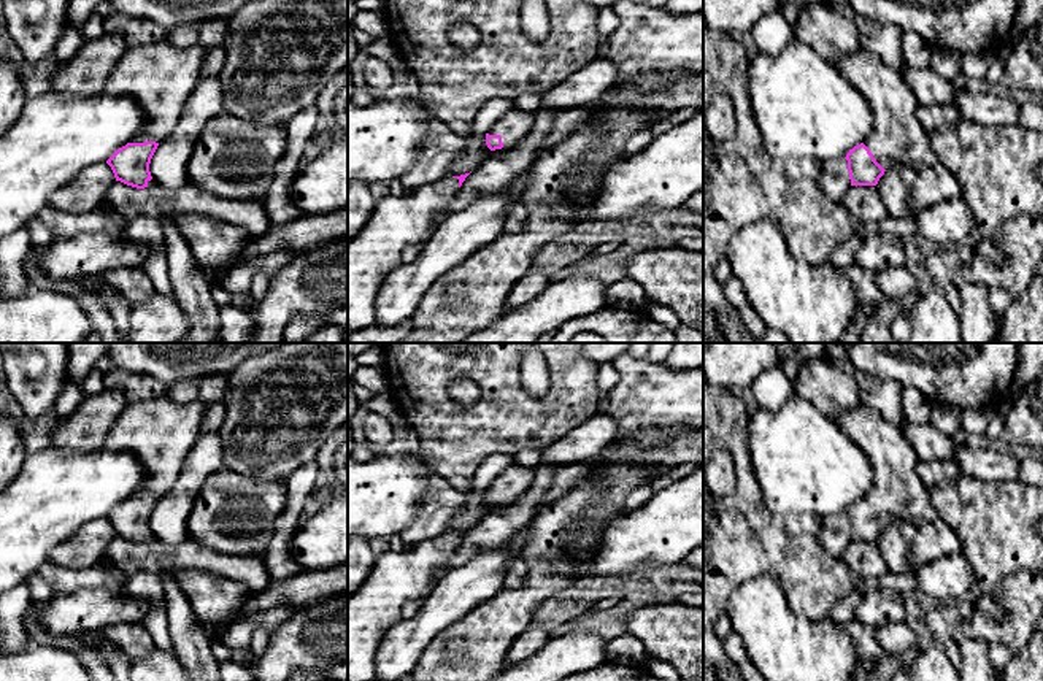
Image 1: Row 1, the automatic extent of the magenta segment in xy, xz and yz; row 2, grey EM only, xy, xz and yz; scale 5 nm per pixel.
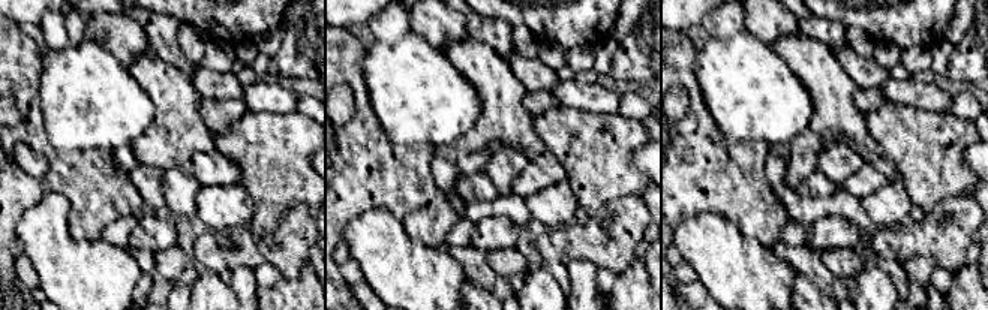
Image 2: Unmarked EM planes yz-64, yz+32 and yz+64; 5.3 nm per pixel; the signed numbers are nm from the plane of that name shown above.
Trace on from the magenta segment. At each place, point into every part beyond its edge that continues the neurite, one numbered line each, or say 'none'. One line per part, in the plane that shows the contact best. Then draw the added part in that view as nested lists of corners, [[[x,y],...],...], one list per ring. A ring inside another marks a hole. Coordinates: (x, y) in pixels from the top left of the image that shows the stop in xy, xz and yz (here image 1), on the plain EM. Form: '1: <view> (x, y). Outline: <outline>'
1: xy (161, 432). Outline: [[[167,395],[124,408],[102,448],[132,452],[144,467],[146,481],[130,498],[160,498],[173,486],[206,408],[205,402],[176,403]]]
2: xz (515, 480). Outline: [[[511,465],[502,471],[489,486],[489,491],[500,491],[503,502],[516,500],[522,495],[533,479],[533,468],[525,465]]]

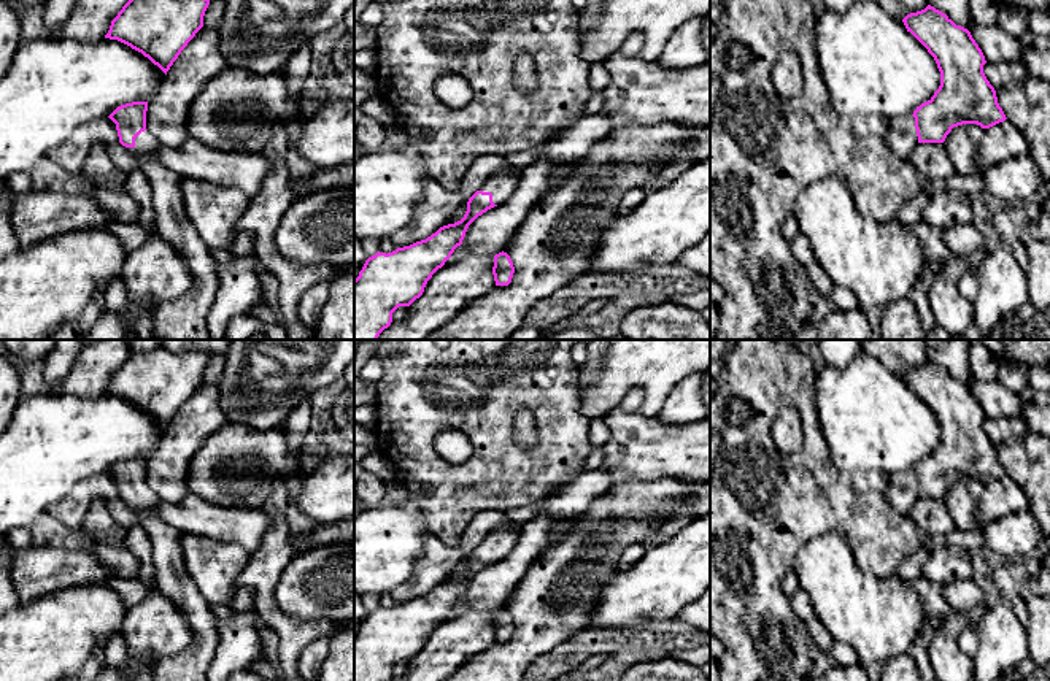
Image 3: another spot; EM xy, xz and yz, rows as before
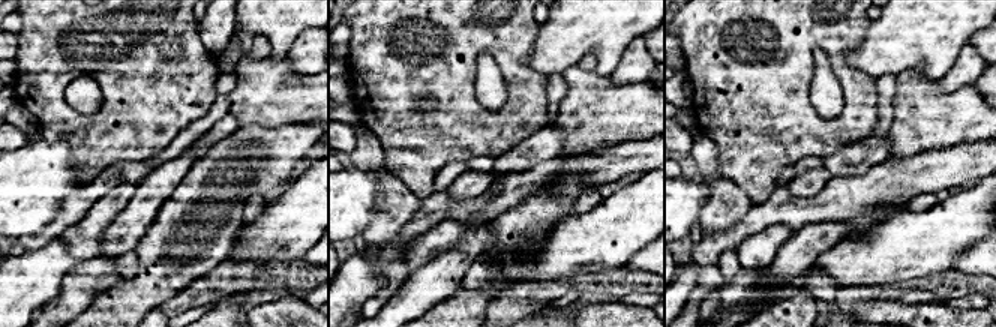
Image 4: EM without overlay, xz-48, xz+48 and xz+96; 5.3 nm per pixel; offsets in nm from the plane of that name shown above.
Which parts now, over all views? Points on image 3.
1: xy (172, 578). Outline: [[[146,484],[135,494],[135,502],[127,505],[137,513],[137,524],[151,540],[156,586],[186,613],[194,638],[181,652],[154,664],[152,681],[208,681],[208,668],[219,640],[218,618],[187,573],[181,548],[183,532],[159,517],[160,503]]]

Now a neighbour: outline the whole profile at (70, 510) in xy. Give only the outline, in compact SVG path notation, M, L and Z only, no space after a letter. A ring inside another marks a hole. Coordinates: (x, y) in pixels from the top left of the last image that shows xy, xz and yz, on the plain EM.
M110 473L76 484L64 498L52 503L46 511L67 529L76 529L87 508L97 498L119 498L116 479Z

